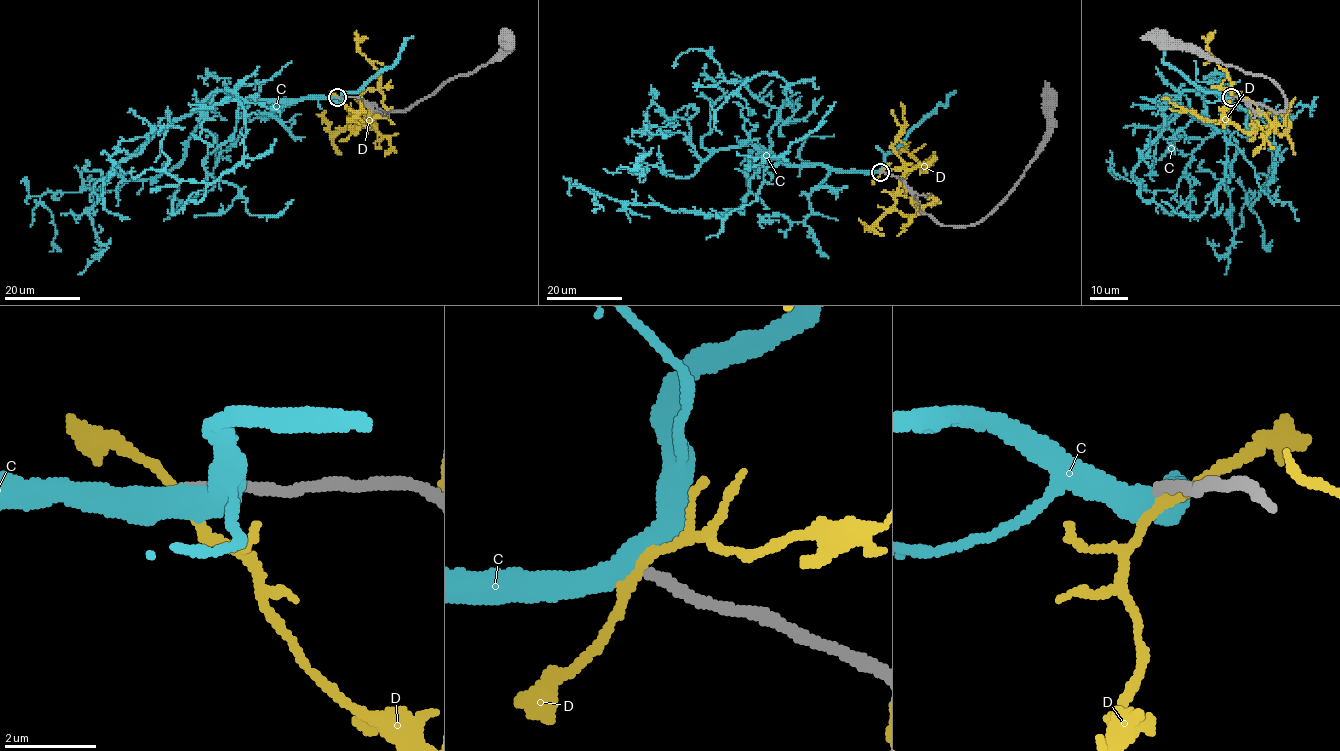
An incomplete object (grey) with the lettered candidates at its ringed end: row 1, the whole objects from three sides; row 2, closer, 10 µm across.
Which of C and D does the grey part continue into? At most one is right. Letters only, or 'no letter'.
C

